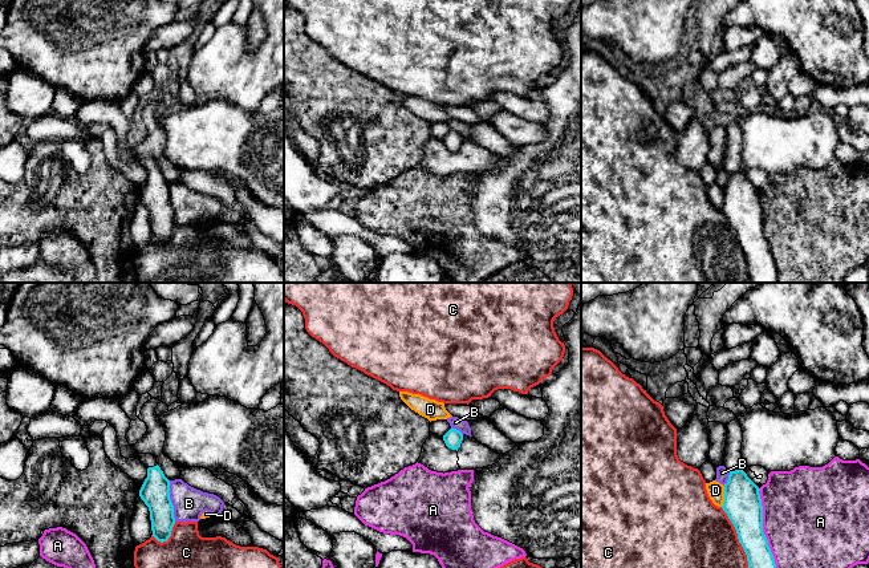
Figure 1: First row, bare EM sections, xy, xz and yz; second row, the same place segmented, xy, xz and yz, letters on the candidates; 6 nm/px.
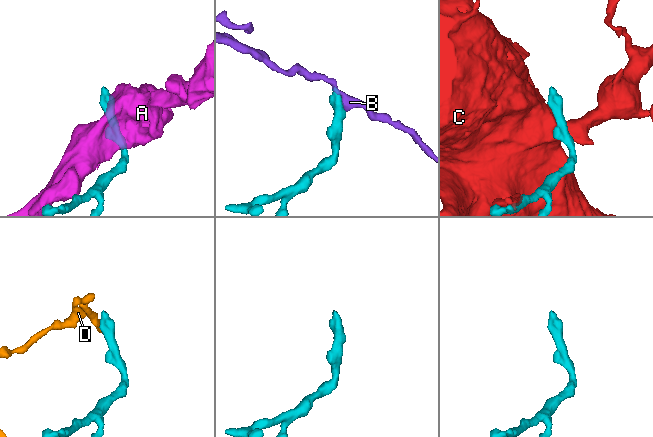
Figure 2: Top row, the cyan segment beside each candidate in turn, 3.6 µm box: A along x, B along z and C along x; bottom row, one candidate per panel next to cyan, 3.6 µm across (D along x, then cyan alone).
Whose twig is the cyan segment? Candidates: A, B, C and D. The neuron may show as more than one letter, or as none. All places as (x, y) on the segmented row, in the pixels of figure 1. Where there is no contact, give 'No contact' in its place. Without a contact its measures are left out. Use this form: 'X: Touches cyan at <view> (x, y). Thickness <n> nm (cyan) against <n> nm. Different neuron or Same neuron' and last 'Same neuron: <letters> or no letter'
A: Touches cyan at yz (762, 528). Thickness 220 nm (cyan) against 480 nm. Different neuron
B: Touches cyan at xy (170, 500). Thickness 180 nm (cyan) against 190 nm. Different neuron
C: Touches cyan at yz (738, 538). Thickness 220 nm (cyan) against 420 nm. Different neuron
D: Touches cyan at yz (725, 496). Thickness 220 nm (cyan) against 100 nm. Different neuron
Same neuron: no letter

